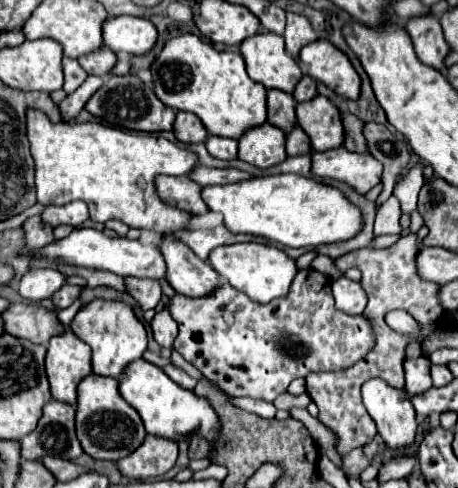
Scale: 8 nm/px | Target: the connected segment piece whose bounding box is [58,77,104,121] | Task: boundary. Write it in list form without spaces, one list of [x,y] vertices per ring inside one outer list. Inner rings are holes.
[[[88,77],[74,93],[70,93],[66,99],[58,103],[58,109],[62,113],[62,121],[72,121],[76,115],[84,109],[86,101],[92,97],[92,93],[104,83],[102,77]]]

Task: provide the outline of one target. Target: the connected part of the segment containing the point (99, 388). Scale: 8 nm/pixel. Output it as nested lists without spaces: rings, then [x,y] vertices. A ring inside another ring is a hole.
[[[92,373],[80,381],[76,401],[76,437],[84,453],[88,453],[94,459],[106,459],[106,461],[118,461],[142,445],[146,437],[144,423],[136,413],[136,409],[132,409],[118,393],[116,379]]]

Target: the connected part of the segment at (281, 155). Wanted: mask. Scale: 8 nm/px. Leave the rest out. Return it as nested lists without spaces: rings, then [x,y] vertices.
[[[270,123],[248,129],[248,133],[238,139],[238,159],[260,169],[282,163],[286,159],[284,131]]]

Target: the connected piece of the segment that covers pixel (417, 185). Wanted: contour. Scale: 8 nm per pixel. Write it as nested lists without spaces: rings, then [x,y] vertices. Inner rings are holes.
[[[418,165],[402,179],[402,183],[394,187],[394,195],[398,197],[404,213],[410,213],[416,209],[416,201],[422,185],[424,185],[424,177],[422,177],[422,167]]]

